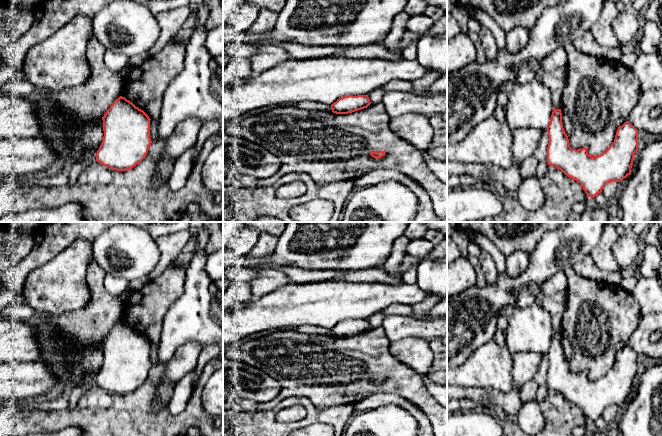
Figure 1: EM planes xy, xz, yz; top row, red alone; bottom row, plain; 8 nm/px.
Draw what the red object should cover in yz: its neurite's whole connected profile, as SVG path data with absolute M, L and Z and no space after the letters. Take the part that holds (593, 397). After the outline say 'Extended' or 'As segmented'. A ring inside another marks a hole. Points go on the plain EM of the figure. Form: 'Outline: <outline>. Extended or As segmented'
Outline: M553 333L547 351L549 367L547 371L547 387L560 393L568 401L578 405L588 421L594 422L602 416L603 411L611 406L620 406L631 398L634 379L638 375L638 354L626 345L618 351L614 366L600 379L591 380L587 372L572 373L562 347L561 333Z. As segmented

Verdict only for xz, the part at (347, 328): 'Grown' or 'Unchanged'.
Unchanged

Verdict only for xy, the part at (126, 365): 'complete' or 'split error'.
complete

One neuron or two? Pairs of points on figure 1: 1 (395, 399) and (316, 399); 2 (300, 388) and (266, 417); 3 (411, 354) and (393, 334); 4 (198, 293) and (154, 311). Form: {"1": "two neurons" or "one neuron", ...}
{"1": "two neurons", "2": "two neurons", "3": "two neurons", "4": "two neurons"}

